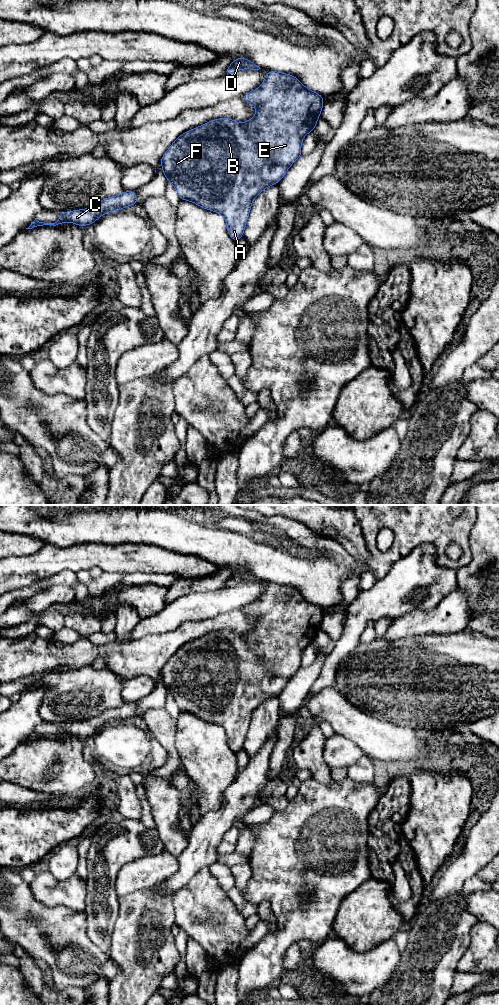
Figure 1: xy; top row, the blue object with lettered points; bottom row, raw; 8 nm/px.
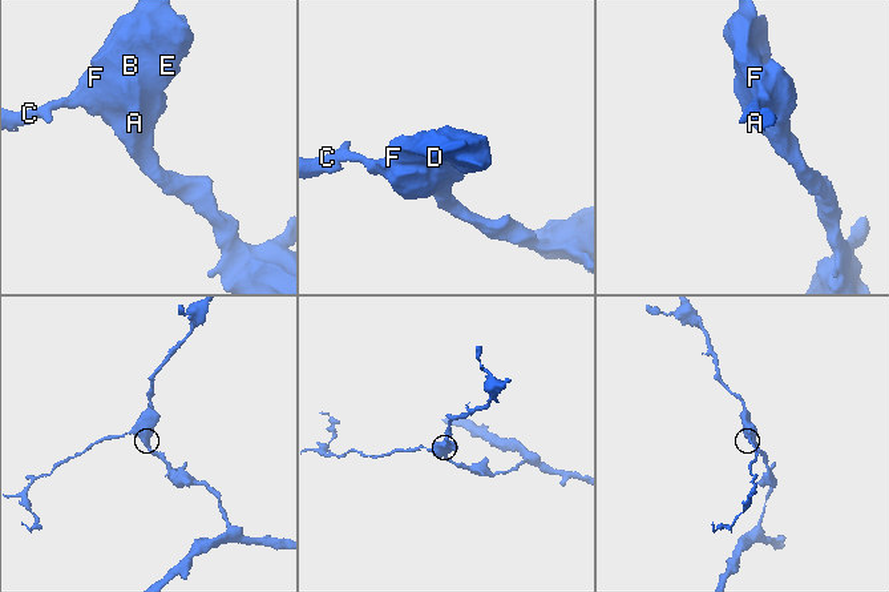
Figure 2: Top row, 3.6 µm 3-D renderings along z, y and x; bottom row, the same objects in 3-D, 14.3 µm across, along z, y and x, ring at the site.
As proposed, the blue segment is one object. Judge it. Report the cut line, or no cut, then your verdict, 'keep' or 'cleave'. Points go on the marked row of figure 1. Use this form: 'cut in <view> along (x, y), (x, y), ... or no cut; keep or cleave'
no cut; keep

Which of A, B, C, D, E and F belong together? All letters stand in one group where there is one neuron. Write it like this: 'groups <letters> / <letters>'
groups A B C D E F

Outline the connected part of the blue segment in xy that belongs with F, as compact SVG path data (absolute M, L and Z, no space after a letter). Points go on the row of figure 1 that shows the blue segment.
M276 71L267 72L263 84L258 89L243 95L241 98L245 102L251 103L257 108L255 116L249 121L237 123L229 118L220 118L209 121L202 126L183 133L161 157L161 165L164 175L166 176L167 181L170 181L174 185L180 199L194 202L204 209L223 215L227 223L228 234L235 242L243 237L243 232L245 230L253 199L268 186L279 183L289 167L302 155L302 140L306 134L314 131L317 120L320 117L320 112L323 108L324 100L324 97L318 93L308 90L295 76Z

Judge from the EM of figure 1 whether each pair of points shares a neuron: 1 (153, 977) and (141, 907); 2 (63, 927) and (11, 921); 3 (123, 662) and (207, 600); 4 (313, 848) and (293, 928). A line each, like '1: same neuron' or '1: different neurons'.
1: same neuron
2: same neuron
3: different neurons
4: same neuron

